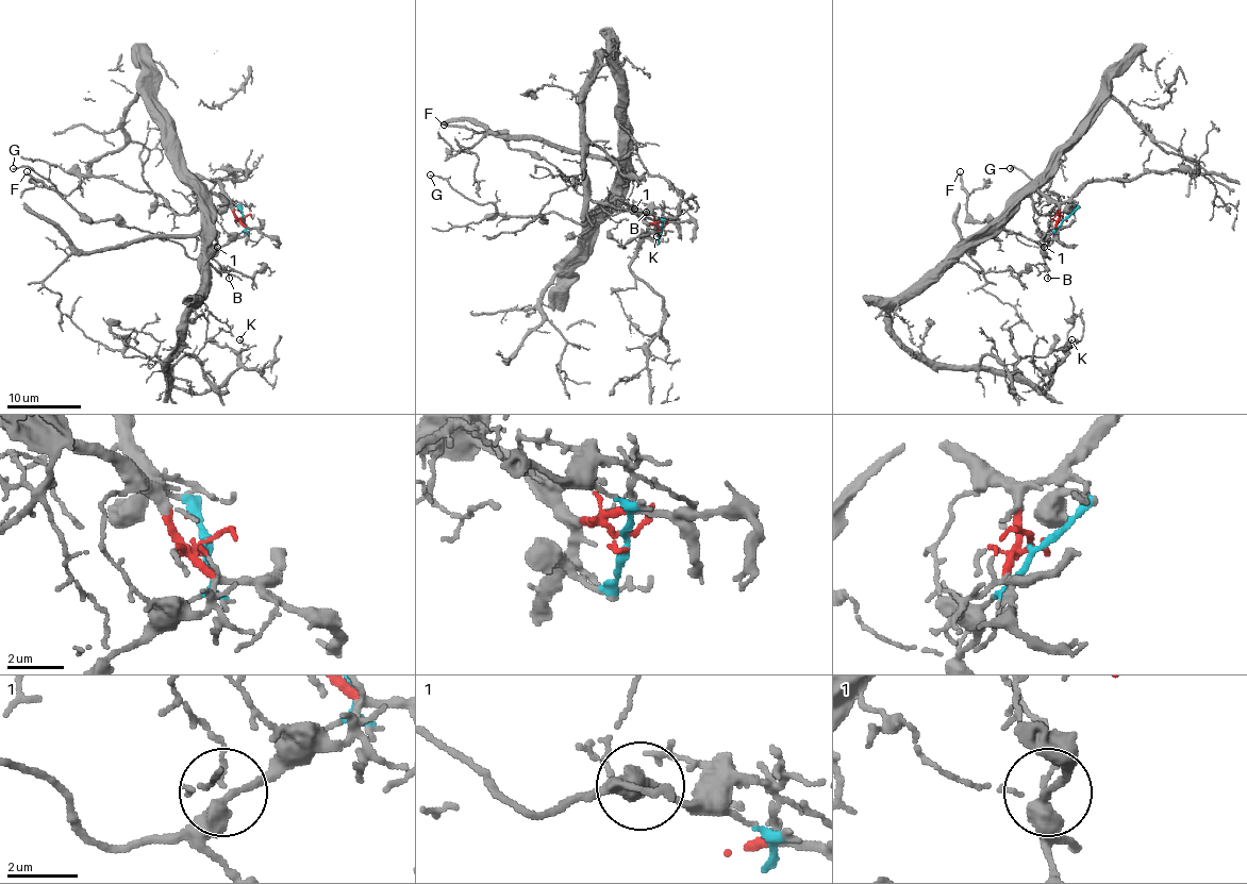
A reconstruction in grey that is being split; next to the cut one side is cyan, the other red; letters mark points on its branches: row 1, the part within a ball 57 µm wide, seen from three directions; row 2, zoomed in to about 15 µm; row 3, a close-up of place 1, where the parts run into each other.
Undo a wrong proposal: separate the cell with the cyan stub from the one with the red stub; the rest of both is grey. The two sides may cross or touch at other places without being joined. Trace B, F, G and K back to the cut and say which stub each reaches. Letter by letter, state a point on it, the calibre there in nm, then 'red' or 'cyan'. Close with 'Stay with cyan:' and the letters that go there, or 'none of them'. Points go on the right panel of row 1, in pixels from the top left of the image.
B: at (1047, 278); 110 nm thick; cyan
F: at (960, 171); 200 nm thick; cyan
G: at (1010, 168); 150 nm thick; red
K: at (1071, 339); 150 nm thick; red
Stay with cyan: B, F

